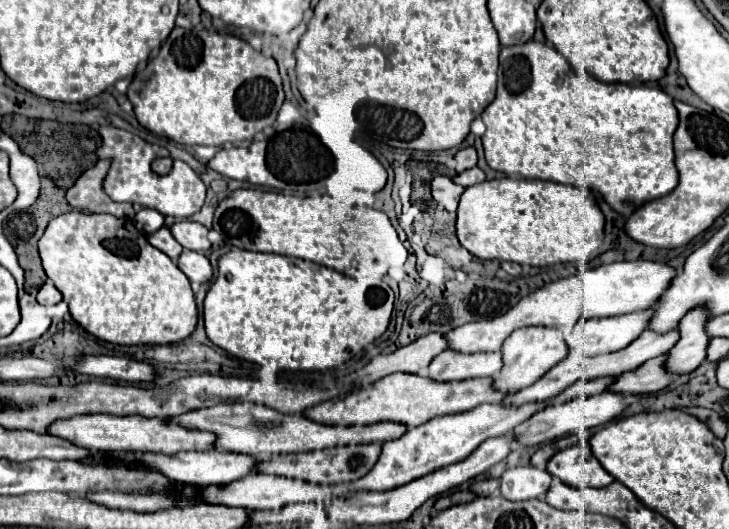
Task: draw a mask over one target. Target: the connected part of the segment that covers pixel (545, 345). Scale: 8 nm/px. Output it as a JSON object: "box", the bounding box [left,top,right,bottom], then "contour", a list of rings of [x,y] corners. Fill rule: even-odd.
{"box":[494,326,570,392],"contour":[[[528,326],[528,328],[518,328],[514,330],[504,346],[502,346],[502,356],[504,356],[504,368],[500,374],[494,378],[496,388],[502,392],[518,392],[520,388],[526,388],[528,384],[534,384],[544,376],[550,368],[554,368],[558,362],[562,362],[570,354],[568,344],[564,342],[564,336],[556,328],[546,328],[546,326]]]}

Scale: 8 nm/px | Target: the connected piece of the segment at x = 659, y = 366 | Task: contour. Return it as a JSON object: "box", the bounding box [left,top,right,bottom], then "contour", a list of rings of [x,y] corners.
{"box":[610,356,672,394],"contour":[[[658,356],[656,360],[644,362],[640,368],[632,372],[624,372],[610,390],[626,392],[626,394],[646,394],[658,392],[672,382],[672,374],[666,370],[666,356]]]}

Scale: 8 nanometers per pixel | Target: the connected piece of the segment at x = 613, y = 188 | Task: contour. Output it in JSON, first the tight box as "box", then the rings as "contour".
{"box":[480,40,678,218],"contour":[[[536,40],[502,46],[496,98],[480,118],[486,124],[482,146],[490,168],[506,176],[584,186],[602,194],[604,200],[626,218],[642,204],[672,192],[678,184],[672,150],[678,112],[672,98],[660,88],[644,84],[604,84],[586,72],[576,72],[554,46]]]}

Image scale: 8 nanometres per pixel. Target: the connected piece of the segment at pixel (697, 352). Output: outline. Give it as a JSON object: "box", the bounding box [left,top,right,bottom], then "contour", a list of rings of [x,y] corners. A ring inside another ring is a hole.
{"box":[668,306,710,374],"contour":[[[696,306],[680,320],[680,340],[676,348],[668,352],[668,368],[672,368],[674,374],[692,372],[704,362],[710,342],[710,336],[706,332],[706,324],[710,320],[708,314],[708,308]]]}

